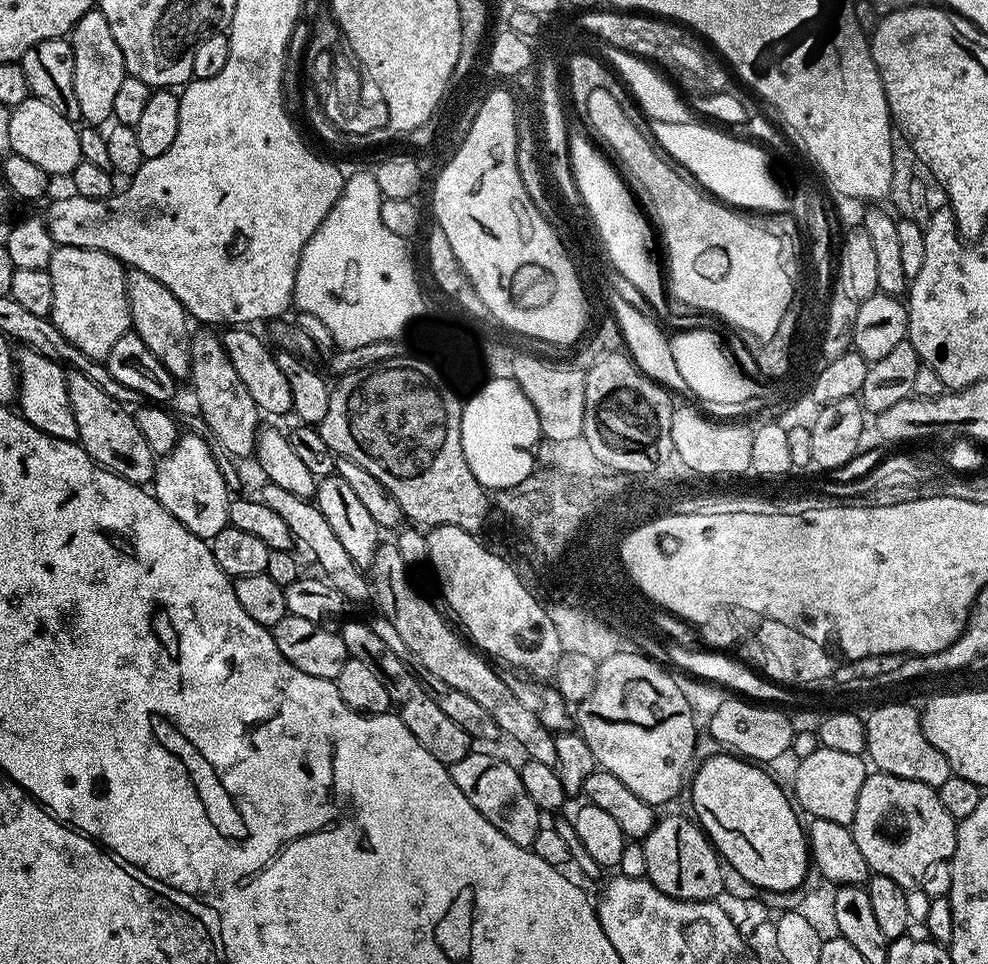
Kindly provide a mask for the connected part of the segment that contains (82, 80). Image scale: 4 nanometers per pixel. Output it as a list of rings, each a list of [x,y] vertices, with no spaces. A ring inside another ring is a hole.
[[[98,10],[78,18],[70,33],[70,43],[74,50],[74,94],[78,94],[78,110],[89,125],[103,125],[103,120],[113,119],[114,93],[126,74],[122,50],[118,50],[118,42],[110,34],[110,22]]]

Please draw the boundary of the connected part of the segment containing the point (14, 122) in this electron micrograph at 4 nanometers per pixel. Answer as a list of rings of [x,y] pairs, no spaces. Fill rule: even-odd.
[[[29,95],[14,109],[10,116],[10,146],[17,156],[34,162],[49,177],[71,177],[74,166],[78,166],[82,159],[82,146],[78,146],[80,133],[77,125],[68,120],[50,102],[42,102],[42,98]]]

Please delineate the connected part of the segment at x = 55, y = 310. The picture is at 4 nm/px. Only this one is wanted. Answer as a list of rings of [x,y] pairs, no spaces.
[[[62,244],[53,247],[47,272],[53,283],[50,319],[54,326],[58,326],[69,344],[82,350],[91,360],[107,361],[114,342],[132,326],[125,265],[102,250]]]

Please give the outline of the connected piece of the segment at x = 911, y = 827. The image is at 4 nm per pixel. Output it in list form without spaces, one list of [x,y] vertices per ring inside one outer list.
[[[872,770],[862,782],[850,827],[869,869],[877,876],[894,878],[906,890],[913,890],[927,878],[935,864],[951,861],[957,823],[946,814],[937,789],[910,778]]]

